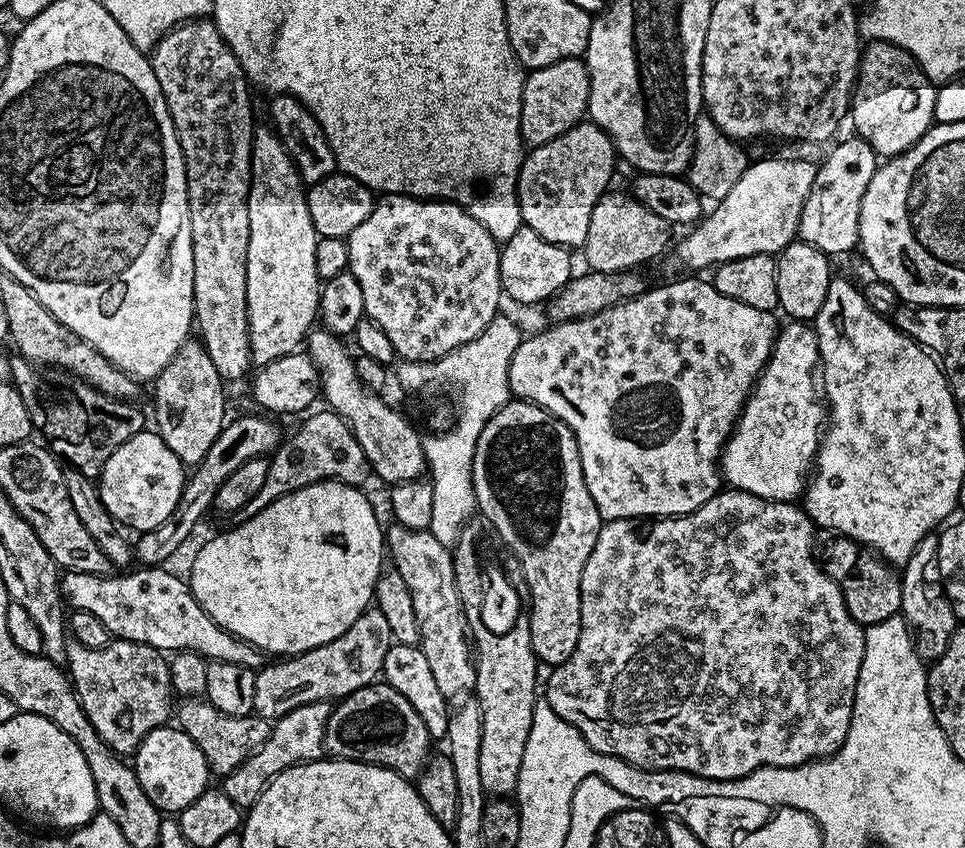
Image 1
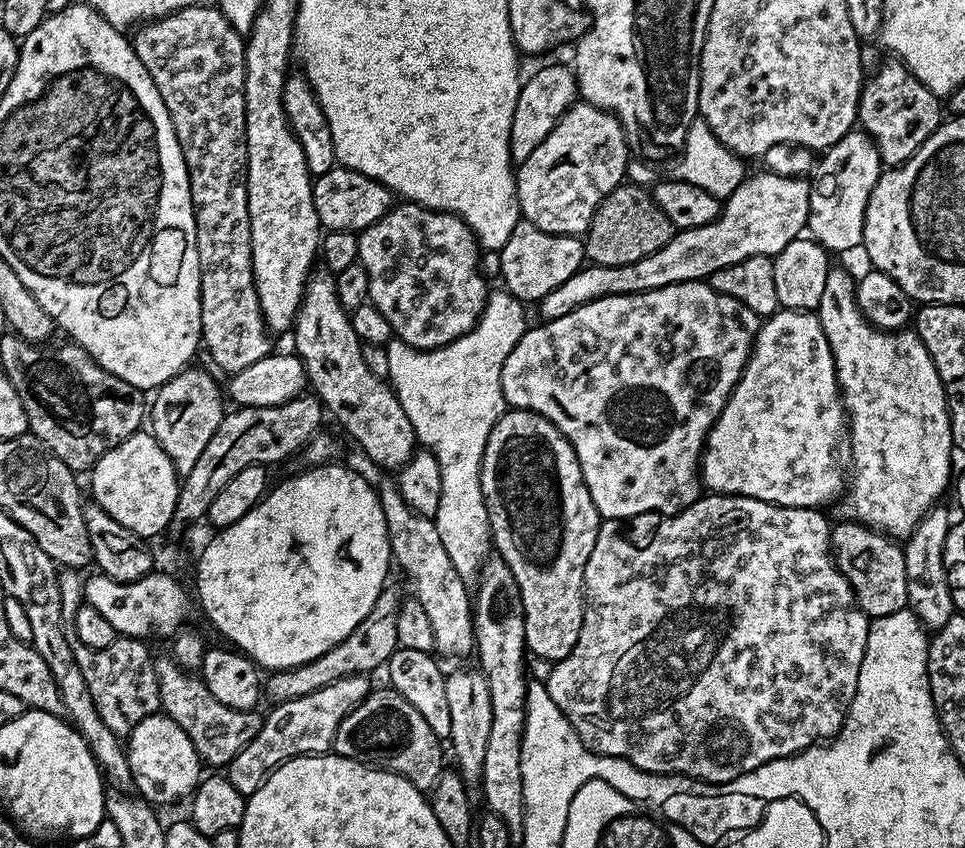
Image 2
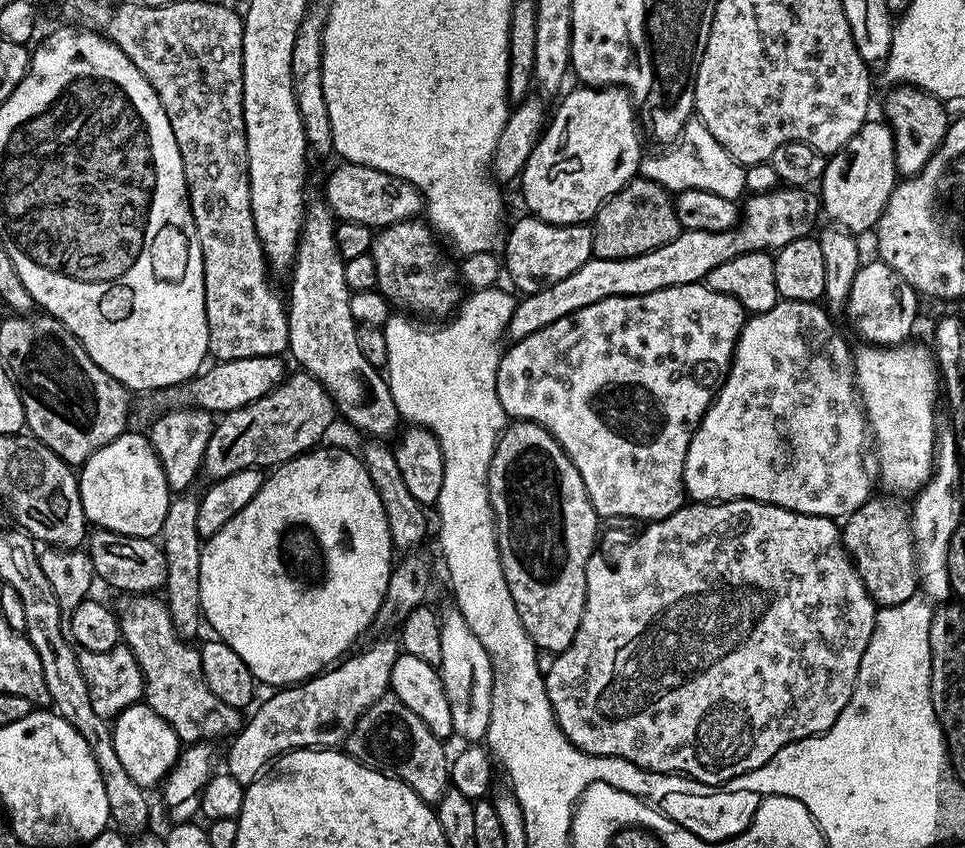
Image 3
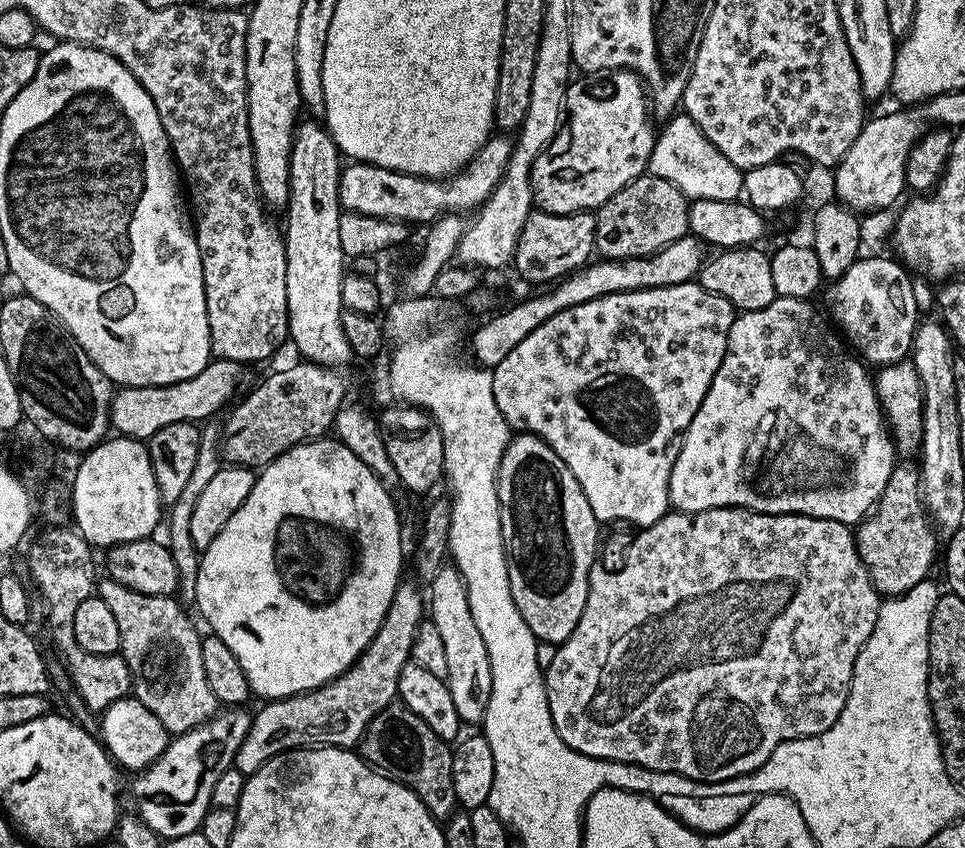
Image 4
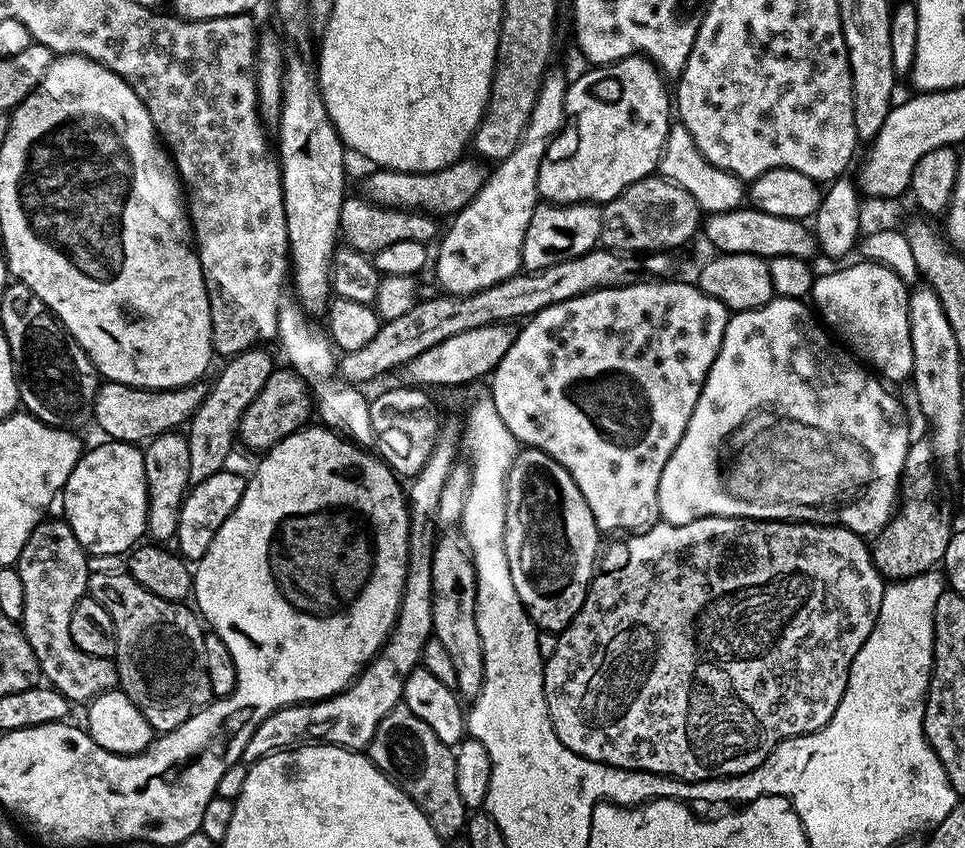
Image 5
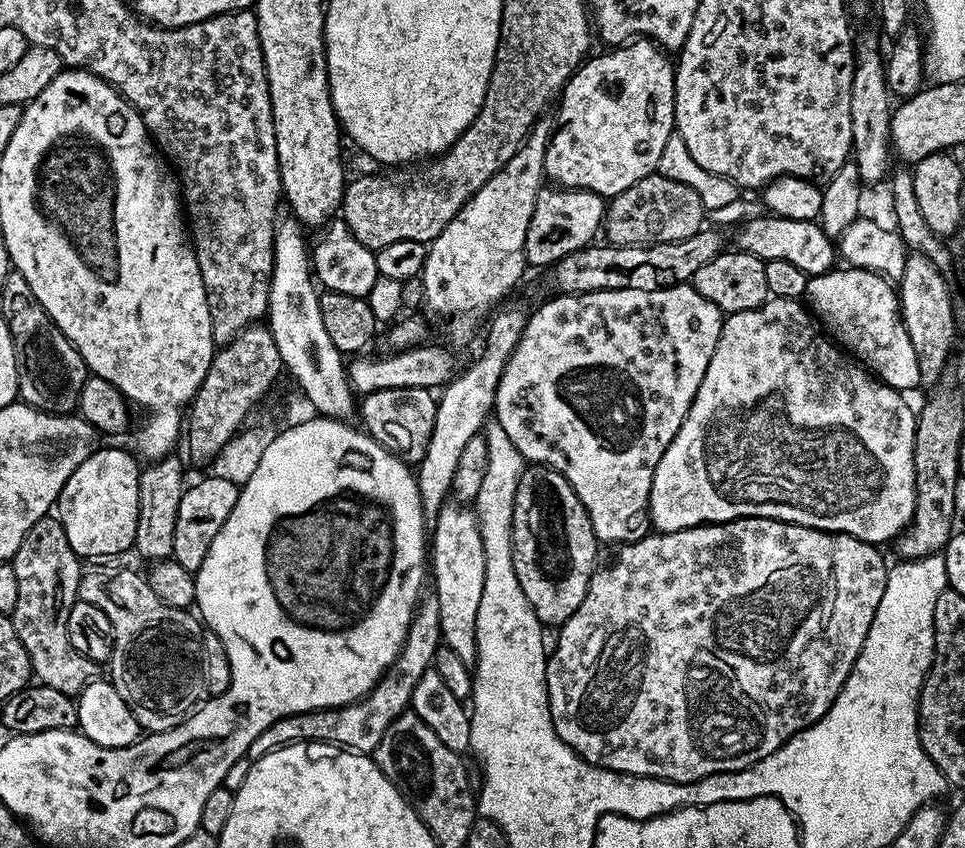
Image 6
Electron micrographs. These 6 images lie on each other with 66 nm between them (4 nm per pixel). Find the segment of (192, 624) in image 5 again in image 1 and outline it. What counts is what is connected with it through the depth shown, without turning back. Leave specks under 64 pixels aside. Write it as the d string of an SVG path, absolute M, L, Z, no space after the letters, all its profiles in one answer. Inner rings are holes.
M188 698L181 704L184 705L181 708L179 705L178 708L178 716L180 712L178 726L183 732L190 734L190 738L194 738L198 750L202 750L206 758L209 773L213 777L223 778L238 770L238 766L242 766L242 762L250 758L250 754L257 752L262 742L266 742L266 738L270 738L272 733L273 721L264 720L255 714L251 716L222 714L222 710L218 710L204 698Z

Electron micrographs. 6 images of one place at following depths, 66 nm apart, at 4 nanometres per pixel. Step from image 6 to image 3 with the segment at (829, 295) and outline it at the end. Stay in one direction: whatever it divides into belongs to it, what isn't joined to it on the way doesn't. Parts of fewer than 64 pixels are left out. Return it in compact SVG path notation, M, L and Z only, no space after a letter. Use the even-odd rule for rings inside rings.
M878 259L869 265L861 264L858 274L854 274L854 286L850 286L850 294L846 305L846 317L852 328L861 336L861 341L872 346L891 346L905 343L916 324L916 300L918 293L913 290L890 266Z

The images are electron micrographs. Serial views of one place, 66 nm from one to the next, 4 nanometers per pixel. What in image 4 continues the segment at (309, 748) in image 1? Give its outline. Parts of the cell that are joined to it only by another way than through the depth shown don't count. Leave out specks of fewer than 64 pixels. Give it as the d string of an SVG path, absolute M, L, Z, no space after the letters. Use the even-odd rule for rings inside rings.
M403 579L394 590L390 610L386 610L386 618L382 618L382 626L378 630L378 634L374 634L374 638L366 646L366 650L343 674L334 677L329 684L315 688L313 692L300 692L297 696L287 696L281 700L261 703L262 706L257 710L256 716L254 712L251 717L246 738L242 738L242 746L238 746L238 754L234 761L235 768L247 778L254 775L270 758L288 752L291 748L331 746L355 749L364 737L368 723L385 706L397 699L398 674L402 674L402 666L406 666L411 661L414 634L425 618L426 596L421 585L415 579Z

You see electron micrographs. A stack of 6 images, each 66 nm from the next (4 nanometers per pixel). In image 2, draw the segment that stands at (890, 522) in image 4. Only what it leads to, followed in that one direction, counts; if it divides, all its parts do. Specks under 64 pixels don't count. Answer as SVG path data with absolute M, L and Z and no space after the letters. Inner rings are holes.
M841 519L840 524L833 523L832 543L830 551L836 568L846 578L852 587L856 605L872 620L882 618L886 614L898 614L898 610L908 608L908 583L906 582L906 558L904 549L893 537L885 536L883 532L875 532L864 524L857 524L855 520Z

